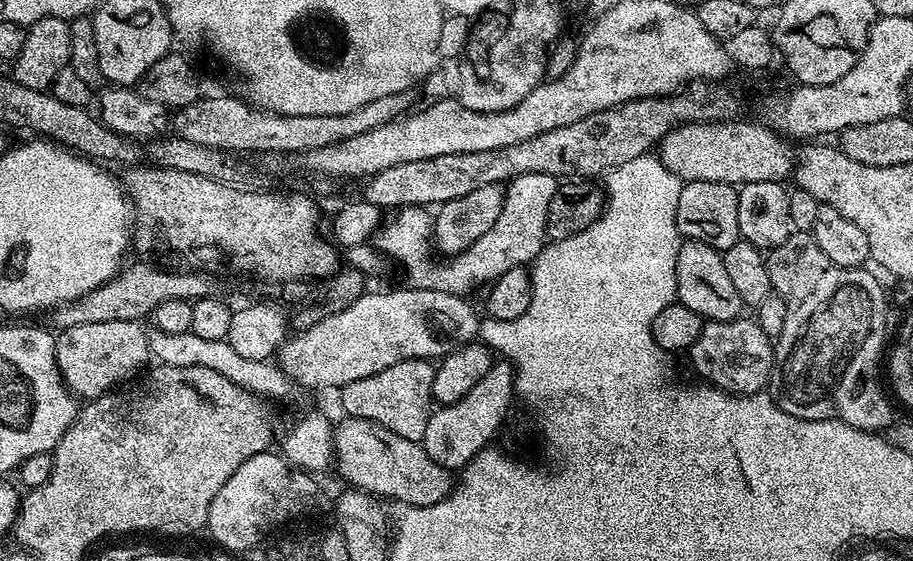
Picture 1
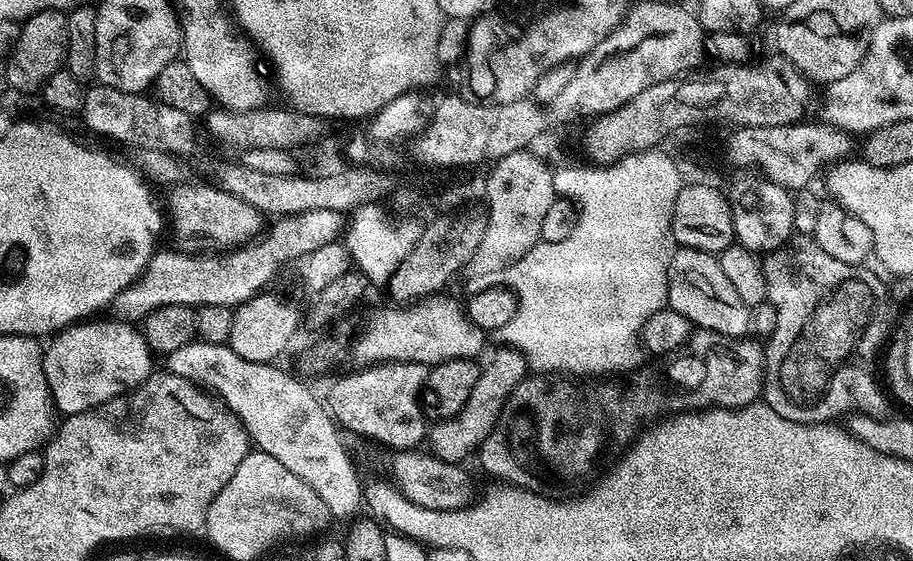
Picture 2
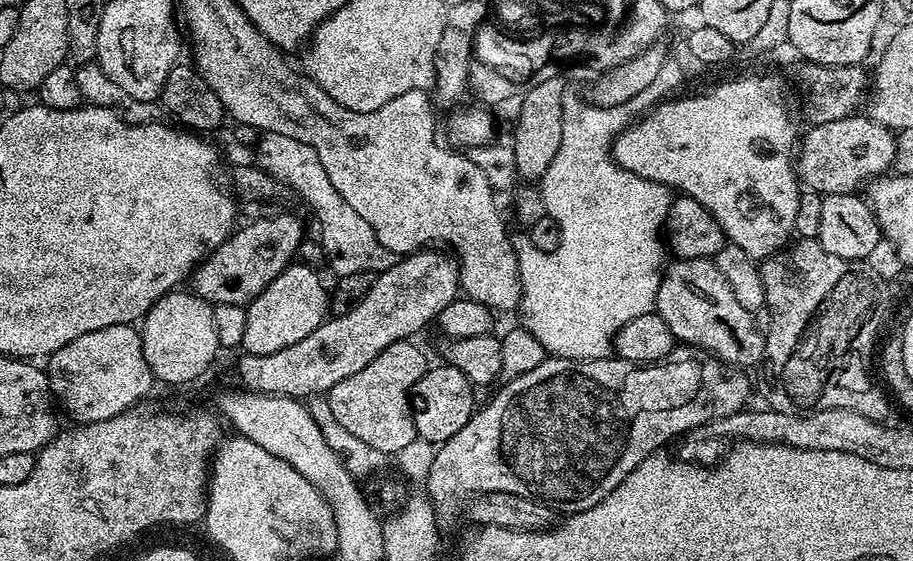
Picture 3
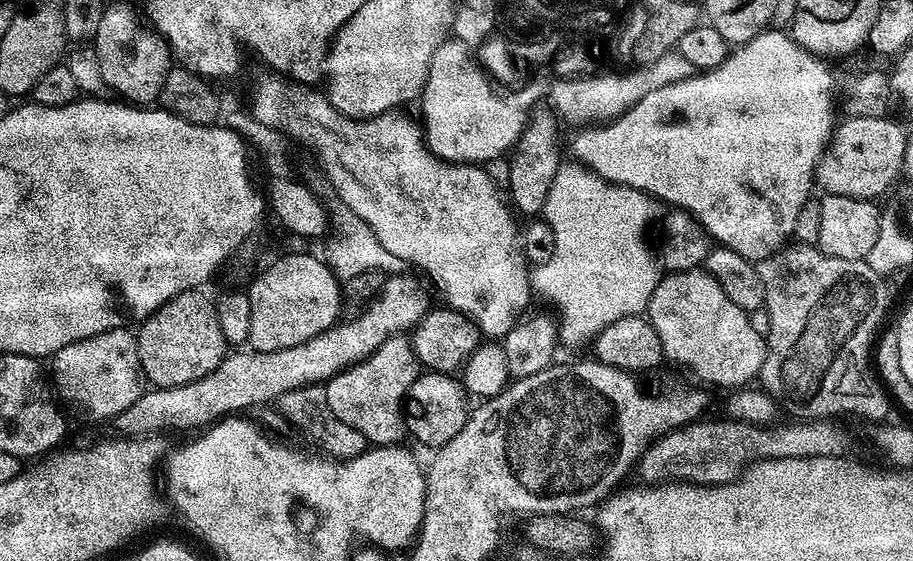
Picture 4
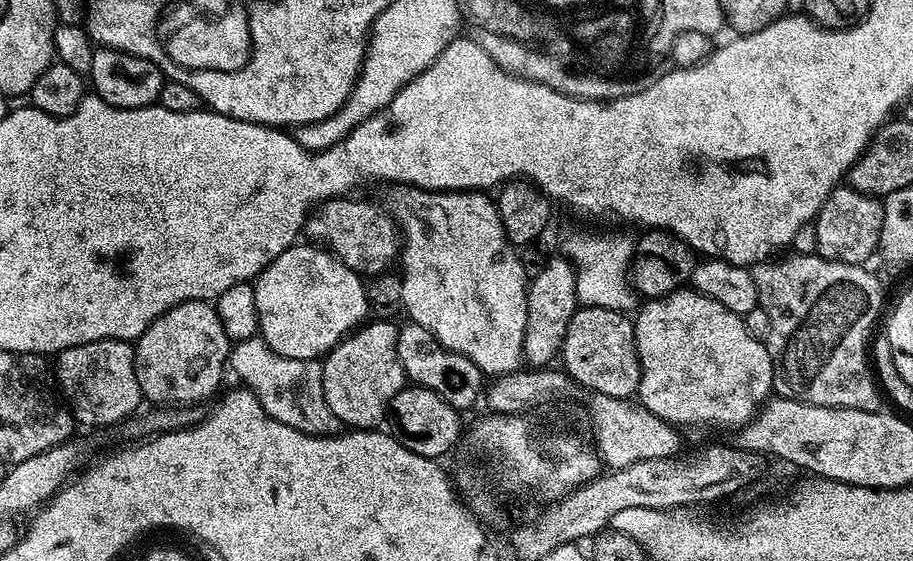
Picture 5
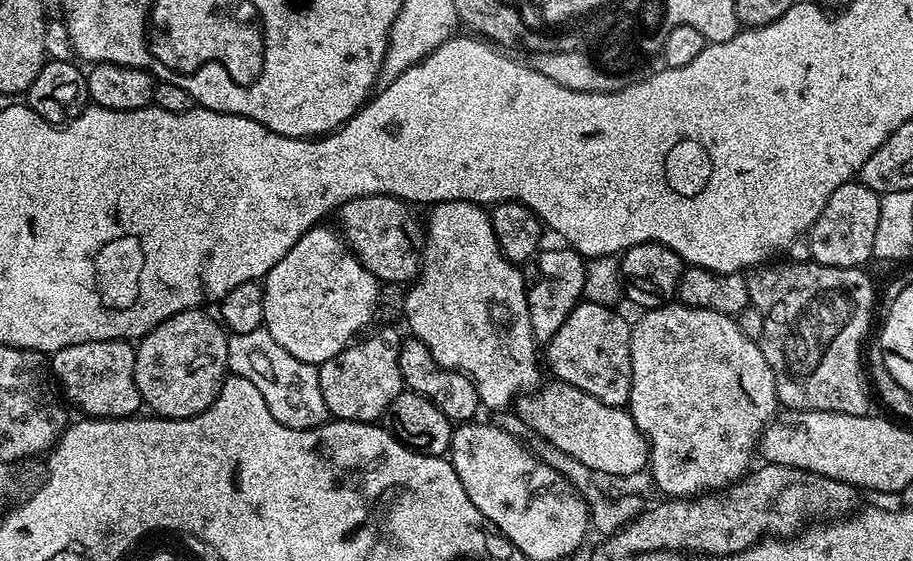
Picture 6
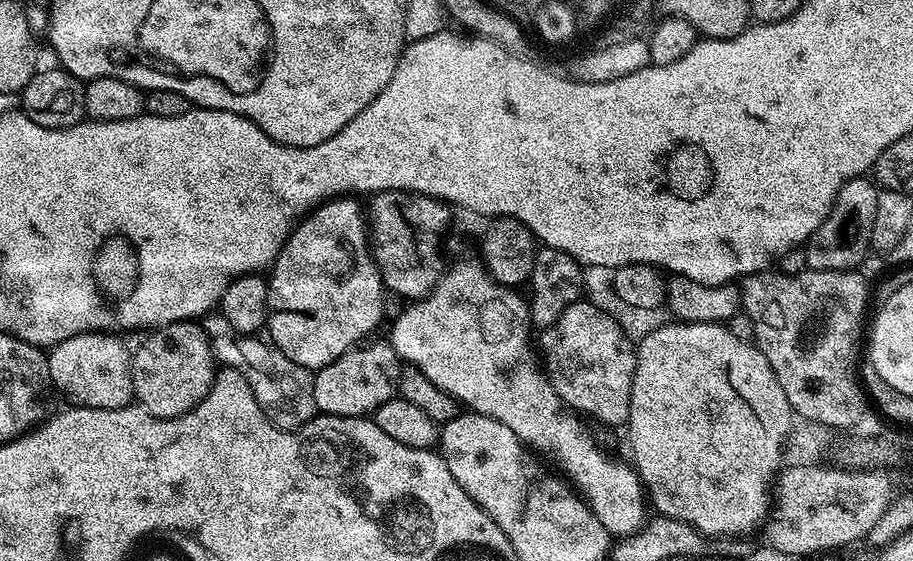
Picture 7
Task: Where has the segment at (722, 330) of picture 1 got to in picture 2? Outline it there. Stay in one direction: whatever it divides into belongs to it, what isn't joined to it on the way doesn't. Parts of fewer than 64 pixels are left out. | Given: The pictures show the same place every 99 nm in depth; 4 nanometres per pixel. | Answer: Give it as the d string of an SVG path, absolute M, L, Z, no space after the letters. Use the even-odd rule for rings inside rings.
M703 330L693 331L689 336L688 341L679 352L671 357L670 363L672 365L668 368L668 389L656 388L656 384L648 376L633 375L632 381L628 384L628 389L619 396L616 392L608 392L607 379L604 378L581 378L576 374L557 374L554 372L545 372L543 374L529 374L525 376L524 381L517 386L510 394L510 398L504 403L502 414L498 418L498 422L490 430L490 434L479 446L478 456L480 455L480 464L493 476L494 479L500 480L496 482L503 482L508 486L515 486L518 488L528 488L528 468L532 472L548 471L550 475L556 480L561 480L564 484L576 484L579 480L588 480L592 476L592 467L599 462L600 456L612 456L619 448L627 449L641 435L643 424L651 425L653 422L659 421L664 411L669 408L672 414L689 414L696 413L701 410L709 408L745 408L748 404L755 404L761 399L764 391L764 348L761 345L756 345L757 341L752 338L737 338L735 336L723 336L717 332L706 332ZM528 420L533 420L536 423L536 432L531 432L528 429Z

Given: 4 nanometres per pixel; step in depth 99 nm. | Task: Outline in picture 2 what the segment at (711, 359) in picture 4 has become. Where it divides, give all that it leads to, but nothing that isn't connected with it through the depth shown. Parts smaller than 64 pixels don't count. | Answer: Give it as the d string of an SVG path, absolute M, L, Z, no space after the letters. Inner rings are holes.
M677 247L668 267L667 307L678 310L697 329L717 332L723 336L744 338L749 335L752 312L749 305L738 298L734 286L722 274L719 259L711 252Z

